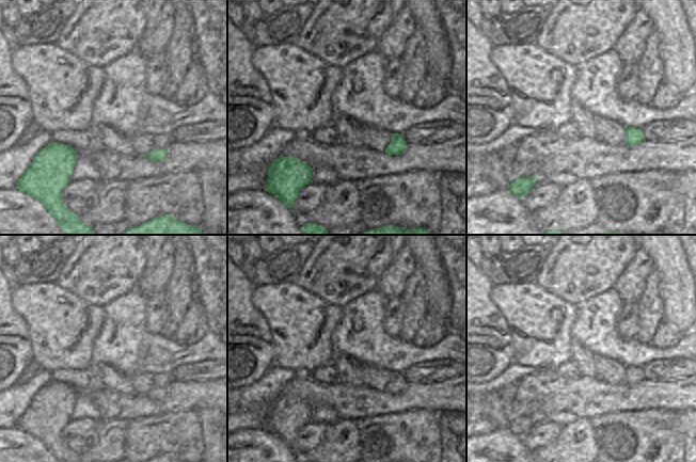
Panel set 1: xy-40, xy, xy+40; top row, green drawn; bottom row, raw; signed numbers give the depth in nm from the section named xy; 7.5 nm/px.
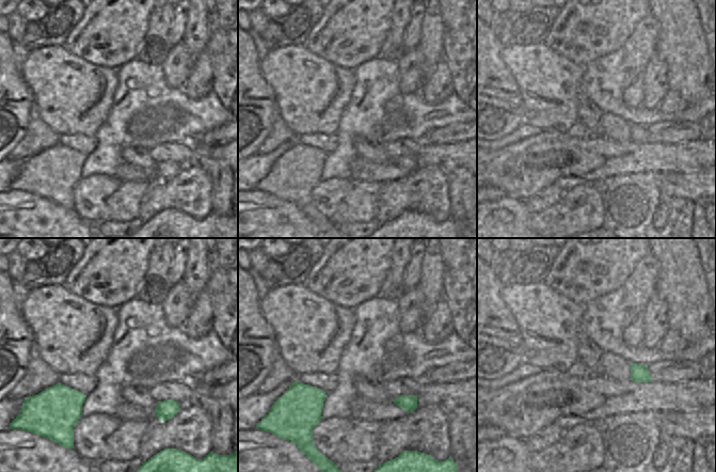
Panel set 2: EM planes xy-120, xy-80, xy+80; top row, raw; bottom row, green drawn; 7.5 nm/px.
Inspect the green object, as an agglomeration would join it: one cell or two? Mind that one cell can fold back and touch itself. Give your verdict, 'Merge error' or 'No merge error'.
No merge error.

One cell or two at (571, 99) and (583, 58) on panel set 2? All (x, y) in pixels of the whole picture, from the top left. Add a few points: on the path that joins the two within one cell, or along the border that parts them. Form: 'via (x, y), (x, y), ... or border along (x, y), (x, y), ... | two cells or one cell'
border along (559, 53), (583, 66) | two cells

